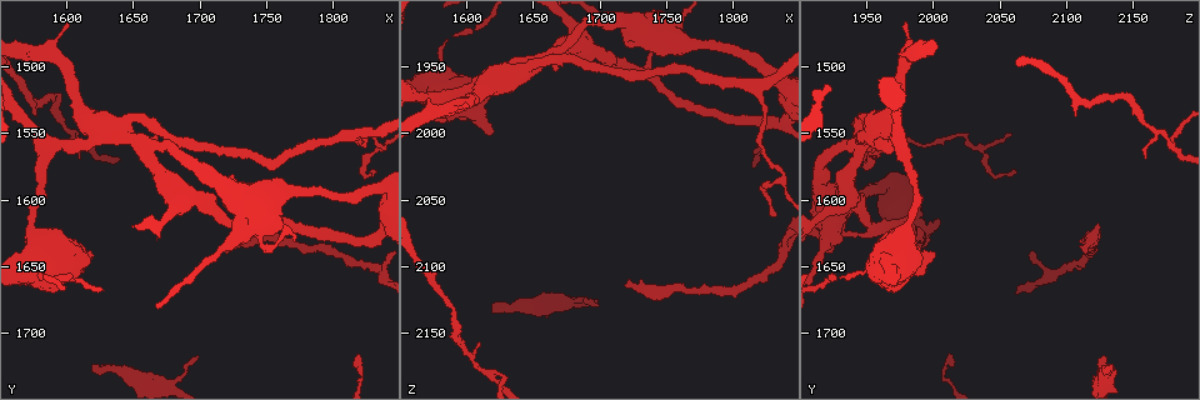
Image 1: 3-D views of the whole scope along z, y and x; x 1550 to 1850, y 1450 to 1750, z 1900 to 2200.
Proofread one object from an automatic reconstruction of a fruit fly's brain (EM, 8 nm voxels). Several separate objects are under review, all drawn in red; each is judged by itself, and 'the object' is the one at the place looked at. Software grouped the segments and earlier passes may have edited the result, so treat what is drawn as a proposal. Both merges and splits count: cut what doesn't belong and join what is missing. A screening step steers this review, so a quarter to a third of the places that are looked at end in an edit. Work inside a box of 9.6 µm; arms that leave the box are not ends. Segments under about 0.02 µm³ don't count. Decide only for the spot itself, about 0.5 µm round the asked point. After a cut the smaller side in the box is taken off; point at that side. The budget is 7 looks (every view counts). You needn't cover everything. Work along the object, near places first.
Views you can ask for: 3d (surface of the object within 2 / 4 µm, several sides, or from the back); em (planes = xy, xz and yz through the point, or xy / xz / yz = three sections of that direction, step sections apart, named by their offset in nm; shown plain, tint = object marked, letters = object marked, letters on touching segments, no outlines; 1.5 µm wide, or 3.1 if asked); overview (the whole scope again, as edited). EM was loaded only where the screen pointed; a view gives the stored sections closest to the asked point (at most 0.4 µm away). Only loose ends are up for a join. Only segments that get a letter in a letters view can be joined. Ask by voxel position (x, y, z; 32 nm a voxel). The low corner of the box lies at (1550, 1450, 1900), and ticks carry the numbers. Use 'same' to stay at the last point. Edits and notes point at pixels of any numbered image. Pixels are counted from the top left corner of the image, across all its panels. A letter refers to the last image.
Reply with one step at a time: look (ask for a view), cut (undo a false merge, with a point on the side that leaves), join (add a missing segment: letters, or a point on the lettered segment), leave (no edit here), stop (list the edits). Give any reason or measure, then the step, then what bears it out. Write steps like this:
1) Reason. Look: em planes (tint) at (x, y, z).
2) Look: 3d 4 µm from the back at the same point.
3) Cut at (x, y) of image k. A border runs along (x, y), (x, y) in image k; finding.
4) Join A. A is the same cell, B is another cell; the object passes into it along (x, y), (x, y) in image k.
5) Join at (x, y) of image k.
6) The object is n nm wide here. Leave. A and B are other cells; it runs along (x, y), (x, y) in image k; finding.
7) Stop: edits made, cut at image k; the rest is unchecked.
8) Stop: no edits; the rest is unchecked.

Look: 3d 4 µm at (1720, 1638, 2116).

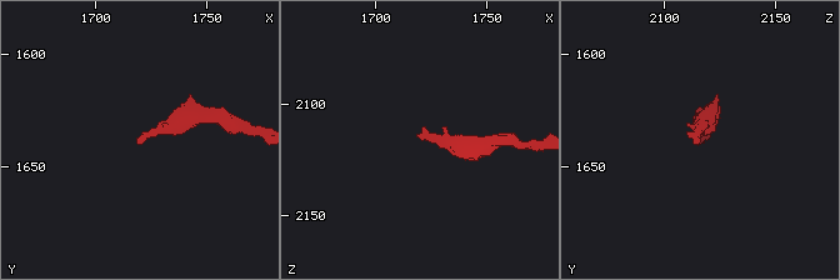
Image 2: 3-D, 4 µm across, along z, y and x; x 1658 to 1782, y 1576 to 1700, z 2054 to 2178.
Look: em yz step 4 (tint) at (1720, 1639, 2116).

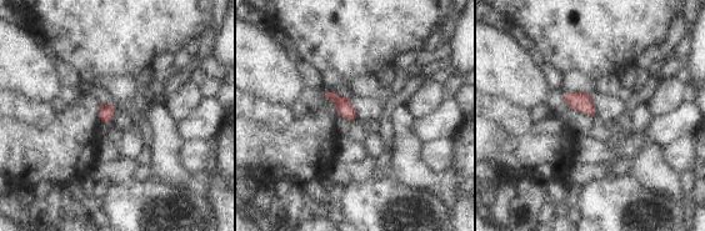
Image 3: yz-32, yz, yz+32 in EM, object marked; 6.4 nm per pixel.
Look: em planes (letters) at the same point.

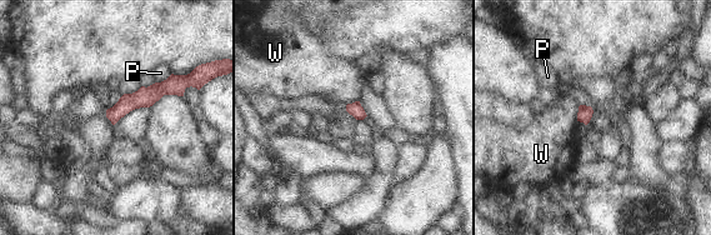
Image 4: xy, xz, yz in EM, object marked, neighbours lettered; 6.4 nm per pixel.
Leave. P and W are other cells; a border runs along (580, 105), (576, 120) in image 4; none of them fits.

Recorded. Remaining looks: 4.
Look: 3d 4 µm at (1698, 1718, 2130).

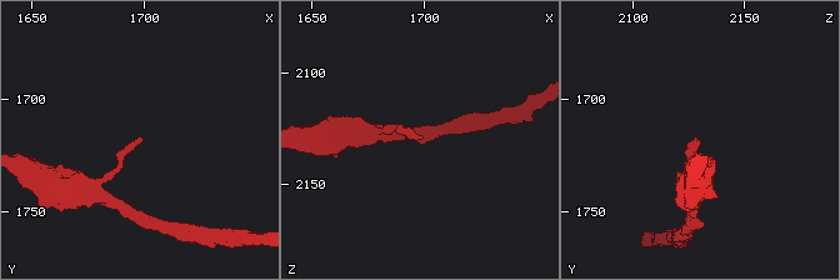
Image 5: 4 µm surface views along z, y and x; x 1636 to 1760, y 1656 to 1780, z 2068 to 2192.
Look: em planes (letters) at (1699, 1718, 2128).

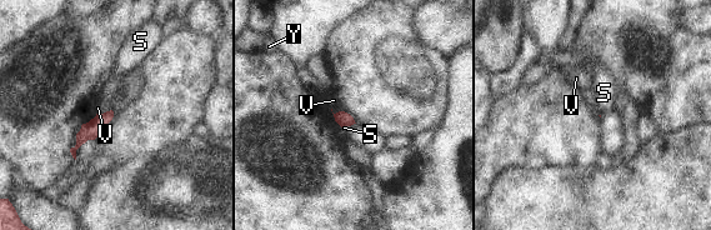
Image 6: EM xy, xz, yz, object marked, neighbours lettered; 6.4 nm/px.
Leave. S, V and Y are other cells; a border runs along (111, 109), (98, 114) in image 6; none of them fits.

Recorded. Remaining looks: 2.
Free end. Look: em yz step 4 (letters) at (1622, 1724, 2134).

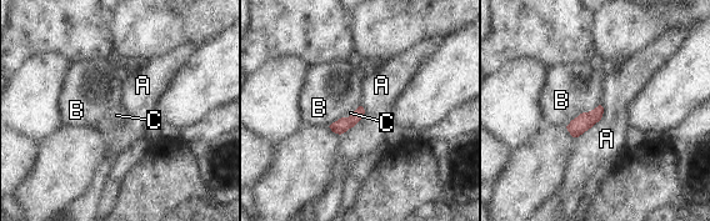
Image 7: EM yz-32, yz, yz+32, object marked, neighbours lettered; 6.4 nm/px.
Look: em planes (letters) at the same point.

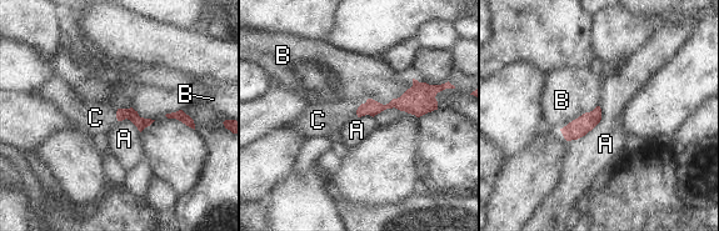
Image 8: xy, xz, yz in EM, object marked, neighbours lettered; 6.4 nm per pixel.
Join C. C is the same cell, A and B are other cells; the object passes into it along (121, 114), (116, 115), (95, 117) in image 8; it goes on there.

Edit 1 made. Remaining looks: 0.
Stop: edits made, join at image 8; the rest is unchecked.

